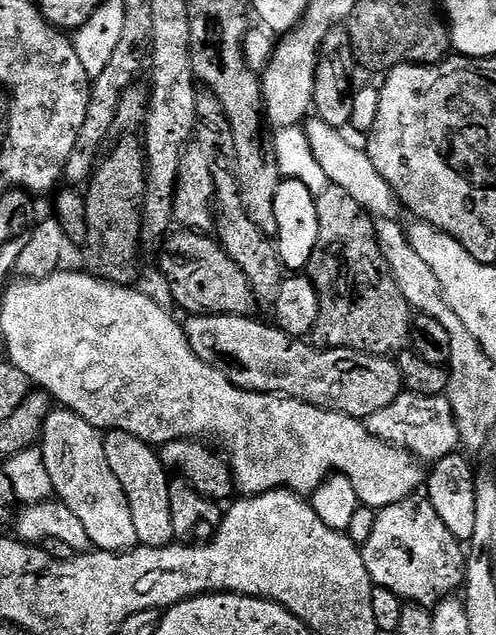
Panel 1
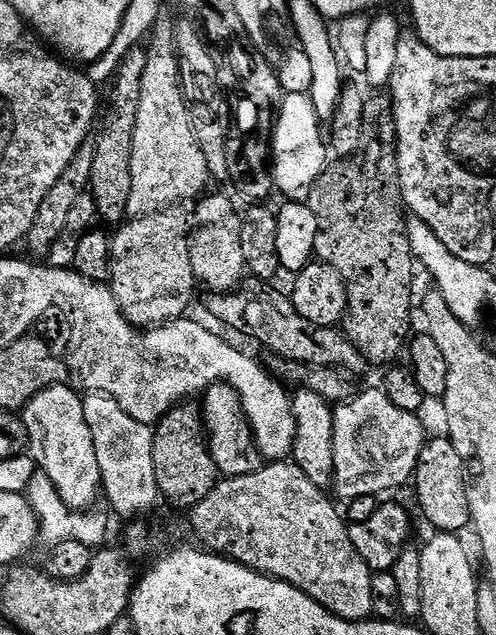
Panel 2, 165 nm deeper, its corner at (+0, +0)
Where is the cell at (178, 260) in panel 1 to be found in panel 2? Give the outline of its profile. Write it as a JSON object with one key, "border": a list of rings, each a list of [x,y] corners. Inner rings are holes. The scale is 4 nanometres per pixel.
{"border":[[[255,278],[249,279],[239,290],[209,295],[208,312],[226,327],[265,344],[270,351],[289,356],[289,361],[314,368],[338,368],[349,374],[357,374],[366,368],[363,354],[339,327],[324,328],[320,324],[311,324],[298,314],[287,291],[279,292],[272,287],[276,286]]]}

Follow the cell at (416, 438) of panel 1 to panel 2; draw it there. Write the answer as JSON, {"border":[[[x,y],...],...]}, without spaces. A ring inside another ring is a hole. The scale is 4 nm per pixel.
{"border":[[[379,387],[369,392],[357,391],[352,399],[343,401],[333,411],[334,474],[332,488],[344,502],[367,496],[379,497],[380,492],[400,488],[411,481],[426,443],[424,424],[415,412],[394,406]]]}

